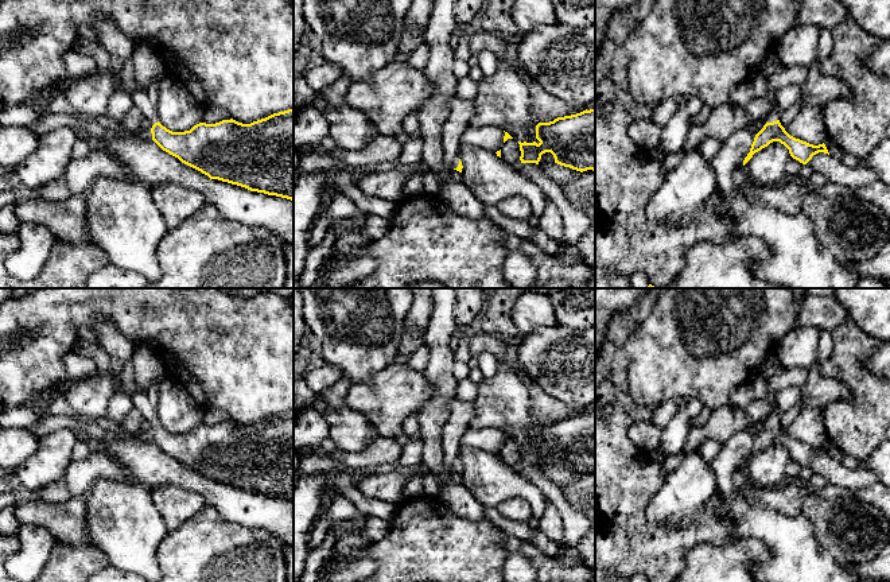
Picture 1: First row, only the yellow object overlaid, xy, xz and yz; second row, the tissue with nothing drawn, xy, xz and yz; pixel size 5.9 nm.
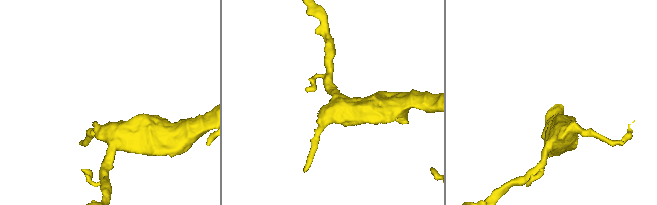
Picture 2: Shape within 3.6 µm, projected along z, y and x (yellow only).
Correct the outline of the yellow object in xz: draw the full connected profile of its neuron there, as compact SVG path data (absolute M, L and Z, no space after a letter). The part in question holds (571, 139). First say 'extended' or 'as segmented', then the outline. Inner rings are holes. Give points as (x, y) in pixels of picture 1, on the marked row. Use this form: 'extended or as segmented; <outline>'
as segmented; M595 109L539 123L536 139L539 144L518 141L521 163L539 164L541 155L551 152L560 166L595 171Z

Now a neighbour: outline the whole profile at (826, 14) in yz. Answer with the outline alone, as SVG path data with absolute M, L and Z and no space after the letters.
M800 0L797 22L832 30L848 11L839 0Z

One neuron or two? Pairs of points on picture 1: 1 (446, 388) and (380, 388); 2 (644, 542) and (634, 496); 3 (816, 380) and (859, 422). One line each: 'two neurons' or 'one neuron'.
1: two neurons
2: one neuron
3: two neurons

